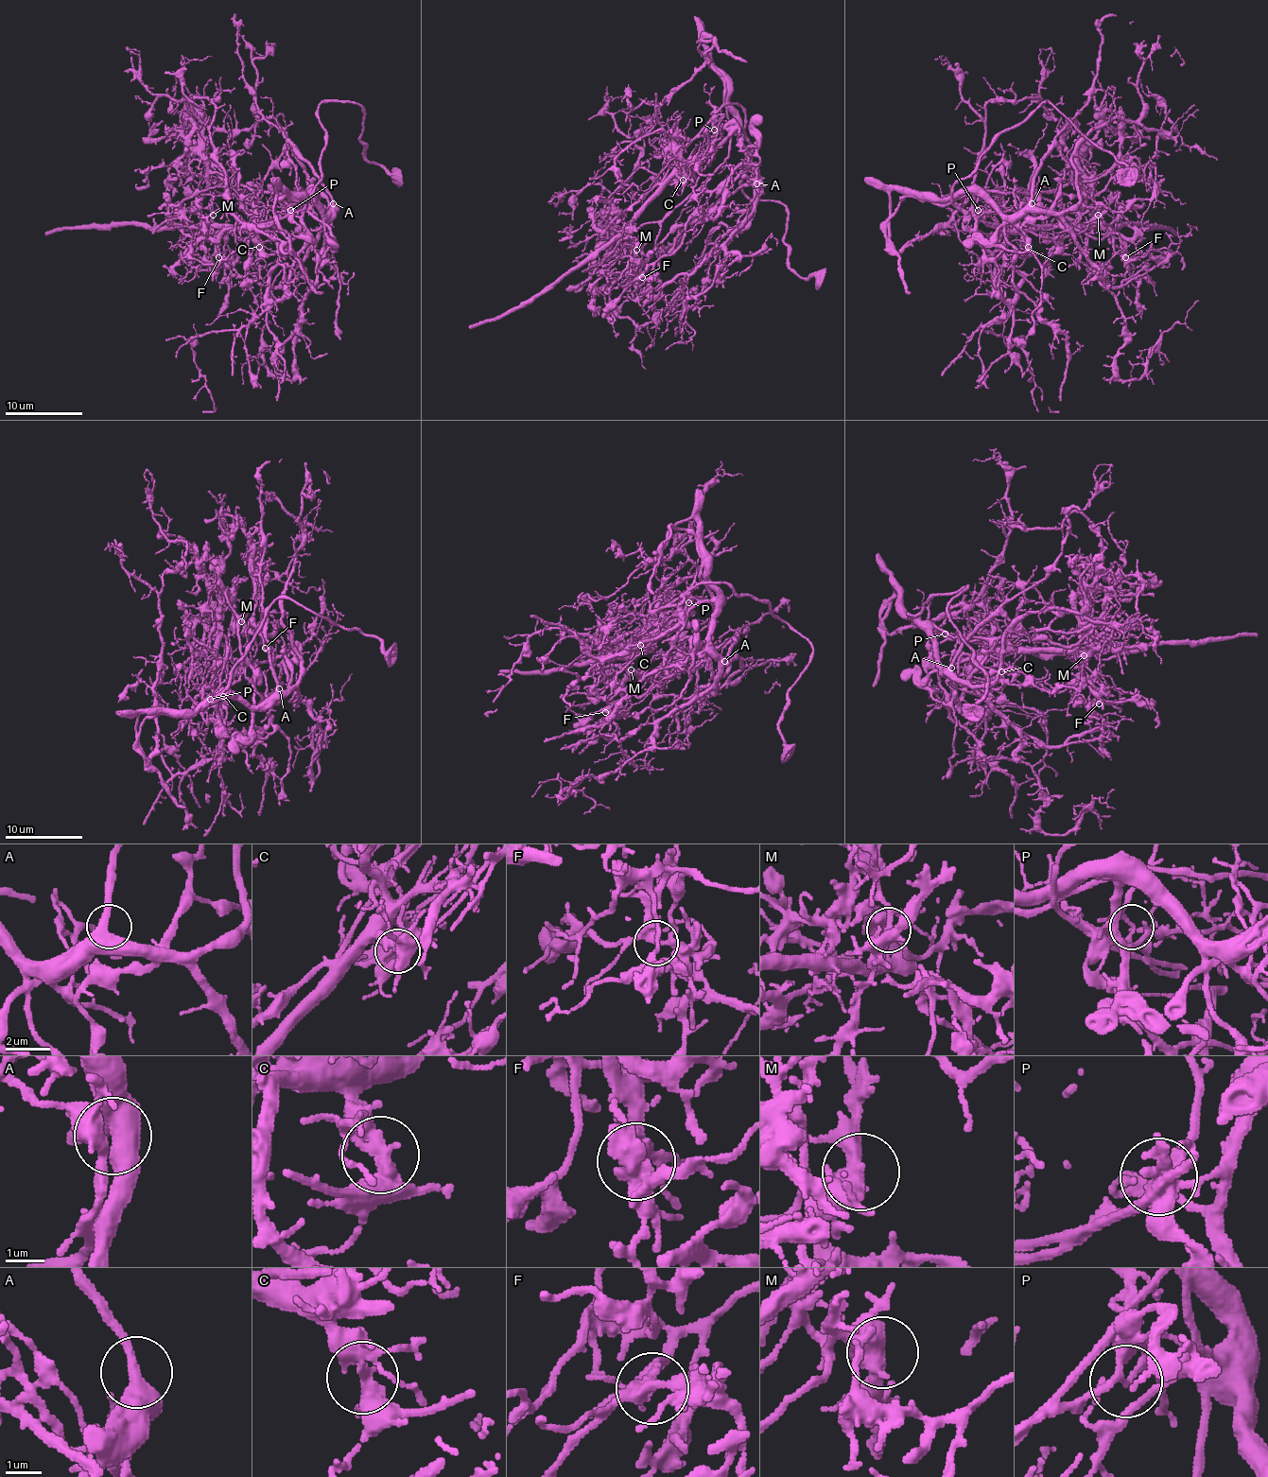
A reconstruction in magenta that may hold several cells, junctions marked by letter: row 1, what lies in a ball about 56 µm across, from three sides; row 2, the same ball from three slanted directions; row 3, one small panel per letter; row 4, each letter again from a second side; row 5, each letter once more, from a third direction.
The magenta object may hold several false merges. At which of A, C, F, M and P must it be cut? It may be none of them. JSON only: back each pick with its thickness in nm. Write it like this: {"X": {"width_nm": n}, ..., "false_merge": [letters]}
{"C": {"width_nm": 440}, "P": {"width_nm": 160}, "false_merge": ["C", "P"]}

